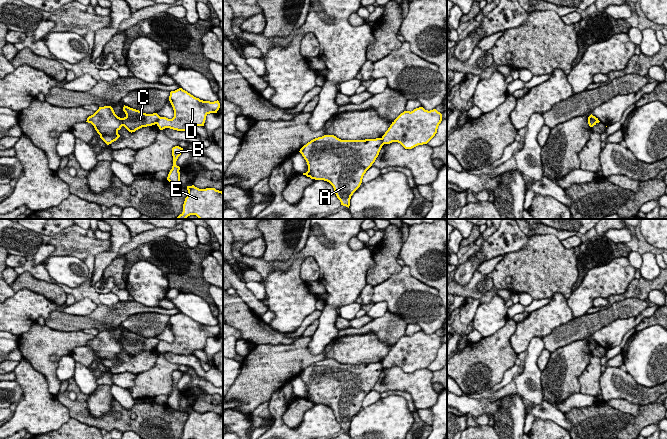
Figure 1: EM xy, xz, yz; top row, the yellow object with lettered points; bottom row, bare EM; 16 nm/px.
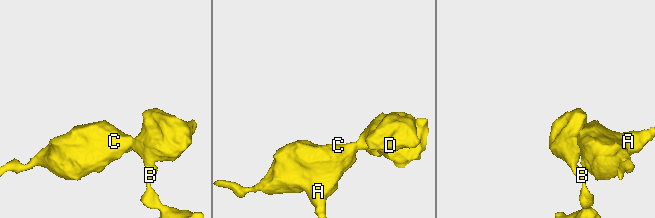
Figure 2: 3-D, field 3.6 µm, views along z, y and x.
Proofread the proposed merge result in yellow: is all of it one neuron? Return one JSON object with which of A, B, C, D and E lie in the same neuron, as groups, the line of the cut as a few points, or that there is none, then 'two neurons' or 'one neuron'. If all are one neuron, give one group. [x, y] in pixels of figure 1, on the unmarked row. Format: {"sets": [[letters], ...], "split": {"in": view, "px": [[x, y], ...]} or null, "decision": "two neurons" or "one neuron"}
{"sets": [["A", "C"], ["B", "D", "E"]], "split": {"in": "xy", "px": [[159, 340], [156, 347]]}, "decision": "two neurons"}

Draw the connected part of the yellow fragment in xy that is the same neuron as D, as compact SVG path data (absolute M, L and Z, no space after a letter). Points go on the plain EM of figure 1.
M179 312L170 316L169 325L174 334L174 341L159 341L157 350L160 354L170 352L177 355L192 355L196 350L204 350L206 340L217 337L219 325L203 325Z

